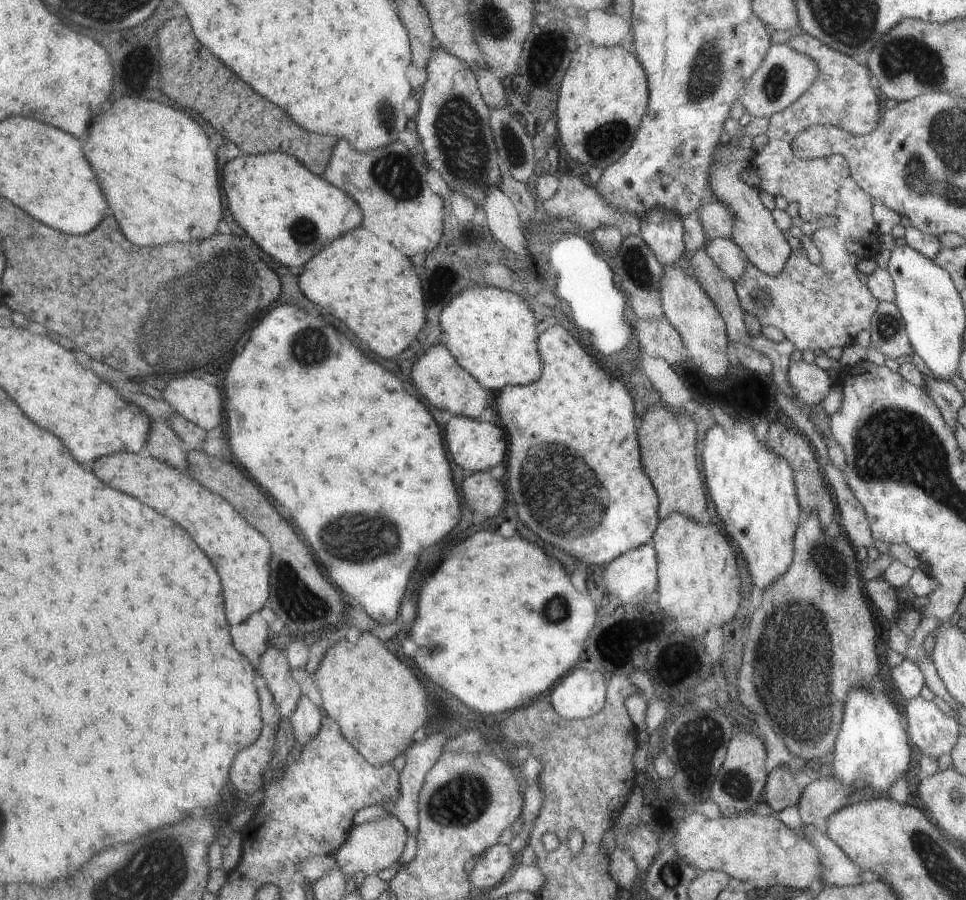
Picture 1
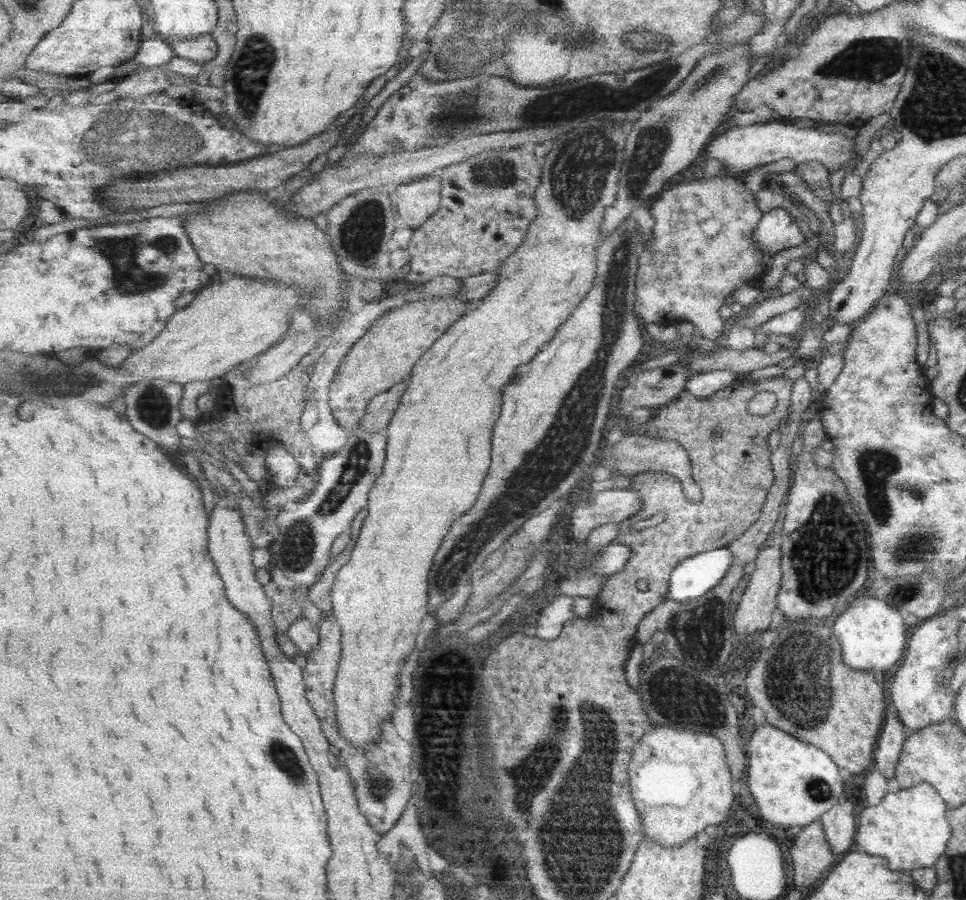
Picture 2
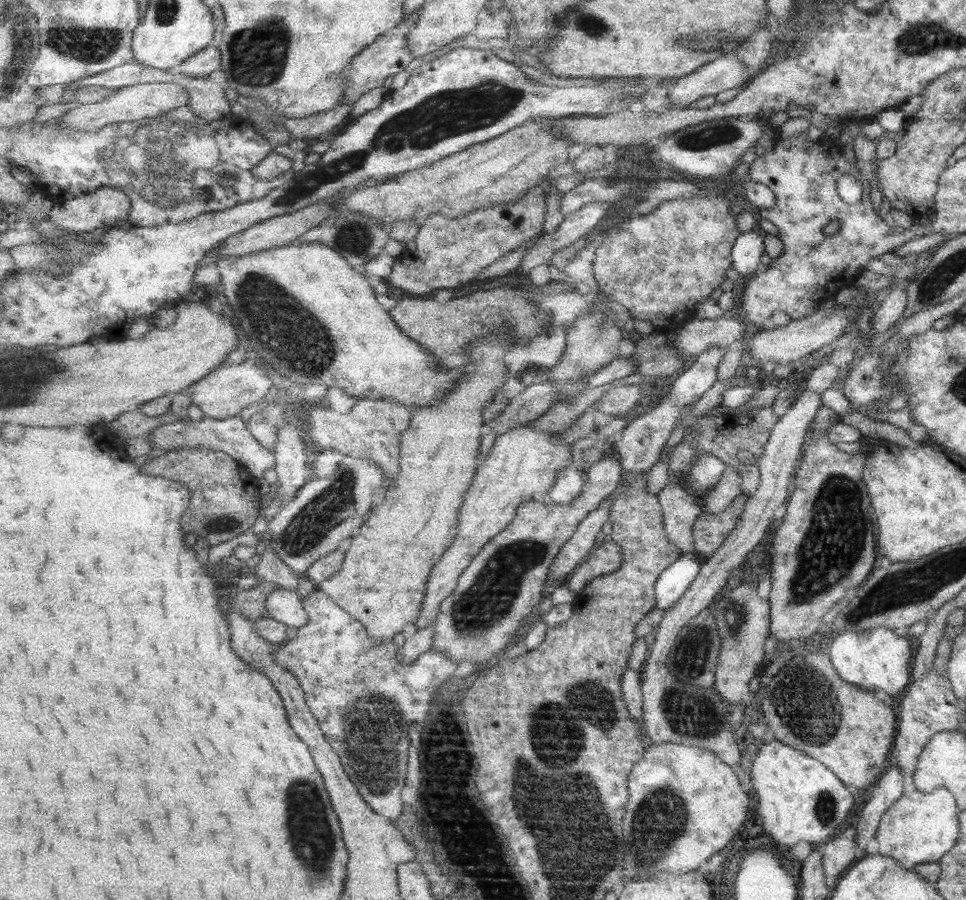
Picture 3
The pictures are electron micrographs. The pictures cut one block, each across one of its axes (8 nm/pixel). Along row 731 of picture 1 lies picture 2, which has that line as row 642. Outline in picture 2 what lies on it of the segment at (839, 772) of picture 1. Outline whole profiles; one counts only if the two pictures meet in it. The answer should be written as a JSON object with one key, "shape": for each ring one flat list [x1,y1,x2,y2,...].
{"shape":[[864,596,848,604,846,611,836,618,832,626,832,631,842,646,842,657,846,665,863,671,890,670,904,656,907,646,908,626,904,625,904,617,898,609,878,598]]}

